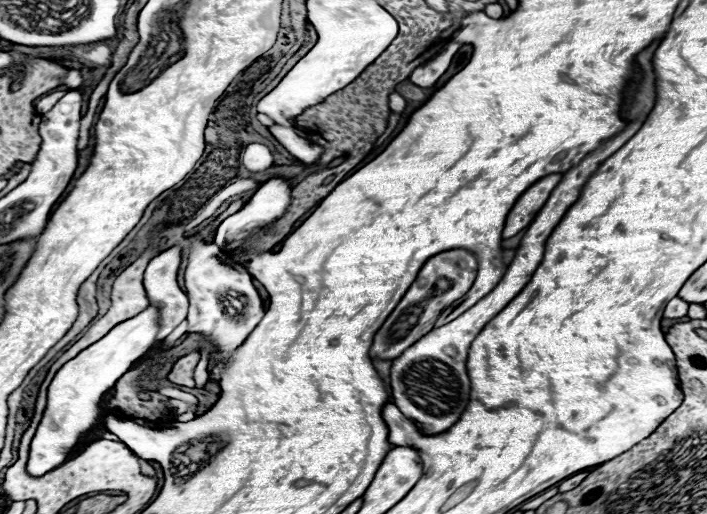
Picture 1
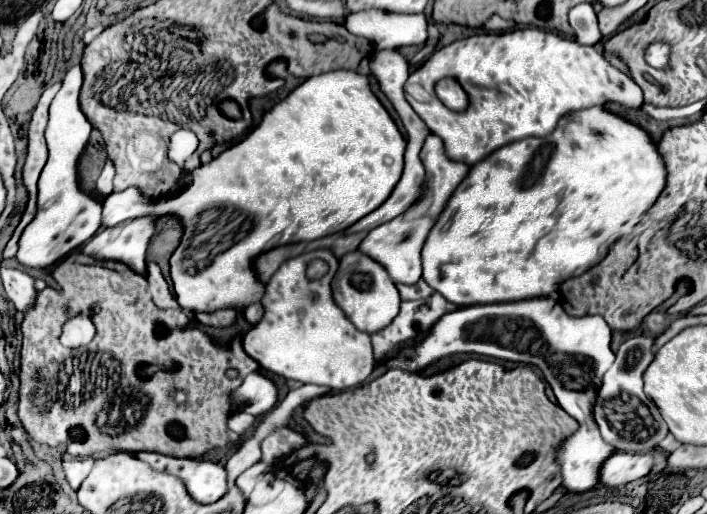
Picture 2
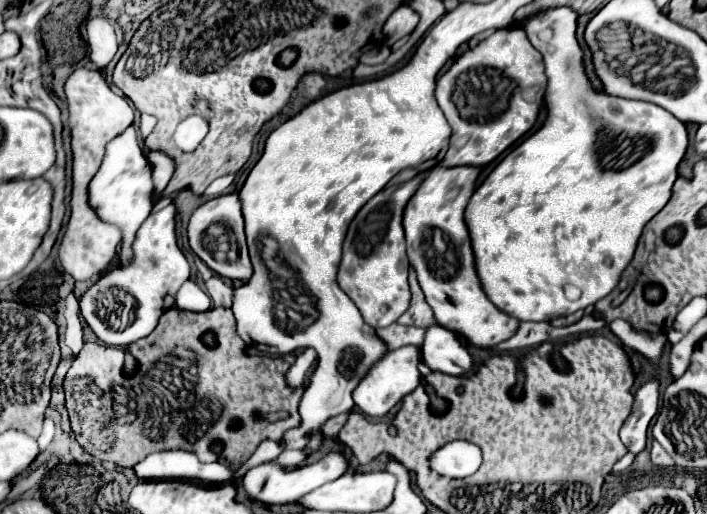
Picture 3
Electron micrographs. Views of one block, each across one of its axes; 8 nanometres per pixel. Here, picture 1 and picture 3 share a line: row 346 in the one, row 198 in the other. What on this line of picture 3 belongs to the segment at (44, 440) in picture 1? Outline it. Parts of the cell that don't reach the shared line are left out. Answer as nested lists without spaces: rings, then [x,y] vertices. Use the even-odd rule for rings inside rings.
[[[132,124],[130,128],[120,132],[120,136],[112,138],[106,144],[104,160],[88,186],[88,202],[92,204],[100,220],[110,220],[112,224],[122,228],[124,248],[128,248],[130,252],[130,244],[134,240],[136,230],[140,228],[140,224],[148,218],[152,210],[152,202],[154,202],[152,194],[154,194],[154,188],[152,188],[152,178],[150,178],[150,164],[146,156],[142,154],[136,126]]]

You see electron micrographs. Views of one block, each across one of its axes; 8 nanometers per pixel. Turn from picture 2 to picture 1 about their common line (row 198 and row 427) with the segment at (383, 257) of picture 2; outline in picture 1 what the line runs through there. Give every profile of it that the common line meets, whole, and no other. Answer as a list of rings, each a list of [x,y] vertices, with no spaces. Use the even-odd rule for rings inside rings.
[[[640,120],[628,124],[622,134],[618,134],[612,140],[604,142],[596,152],[586,156],[578,166],[574,166],[572,170],[568,170],[562,176],[560,184],[552,190],[552,196],[548,198],[544,208],[538,212],[536,220],[526,228],[526,234],[522,236],[522,242],[518,246],[518,250],[516,250],[514,260],[506,268],[504,278],[500,280],[500,284],[492,292],[488,292],[488,296],[484,296],[484,300],[478,300],[472,308],[468,308],[468,312],[460,314],[456,320],[452,320],[452,322],[448,322],[448,324],[444,324],[440,328],[434,328],[432,332],[424,334],[424,338],[420,338],[416,344],[412,344],[412,348],[404,350],[404,354],[400,354],[392,362],[392,370],[390,370],[390,398],[392,398],[392,404],[396,404],[398,410],[404,416],[408,416],[412,422],[416,422],[416,426],[424,434],[440,434],[440,432],[448,430],[452,424],[456,424],[456,420],[460,418],[460,414],[464,412],[464,408],[468,404],[470,380],[468,380],[468,374],[466,374],[466,356],[468,356],[468,348],[470,348],[472,340],[530,282],[534,270],[542,262],[544,244],[546,244],[548,236],[552,234],[556,224],[564,218],[568,208],[576,202],[576,198],[580,196],[584,184],[590,180],[590,176],[596,172],[596,168],[600,168],[600,164],[608,156],[612,156],[612,152],[616,152],[620,146],[624,146],[638,132],[640,126],[642,126]],[[436,360],[442,362],[448,368],[444,368],[444,370],[436,368]]]

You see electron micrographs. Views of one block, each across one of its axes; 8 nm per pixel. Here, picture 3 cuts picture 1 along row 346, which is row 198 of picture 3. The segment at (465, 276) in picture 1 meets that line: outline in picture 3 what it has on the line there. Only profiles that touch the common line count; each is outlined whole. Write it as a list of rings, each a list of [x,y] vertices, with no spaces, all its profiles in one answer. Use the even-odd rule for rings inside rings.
[[[424,174],[414,176],[412,180],[384,188],[360,212],[354,216],[342,250],[342,260],[338,268],[338,284],[358,306],[364,320],[374,328],[384,328],[396,322],[410,306],[410,288],[408,288],[408,258],[406,242],[402,230],[402,212],[412,196],[412,192],[422,182]]]

